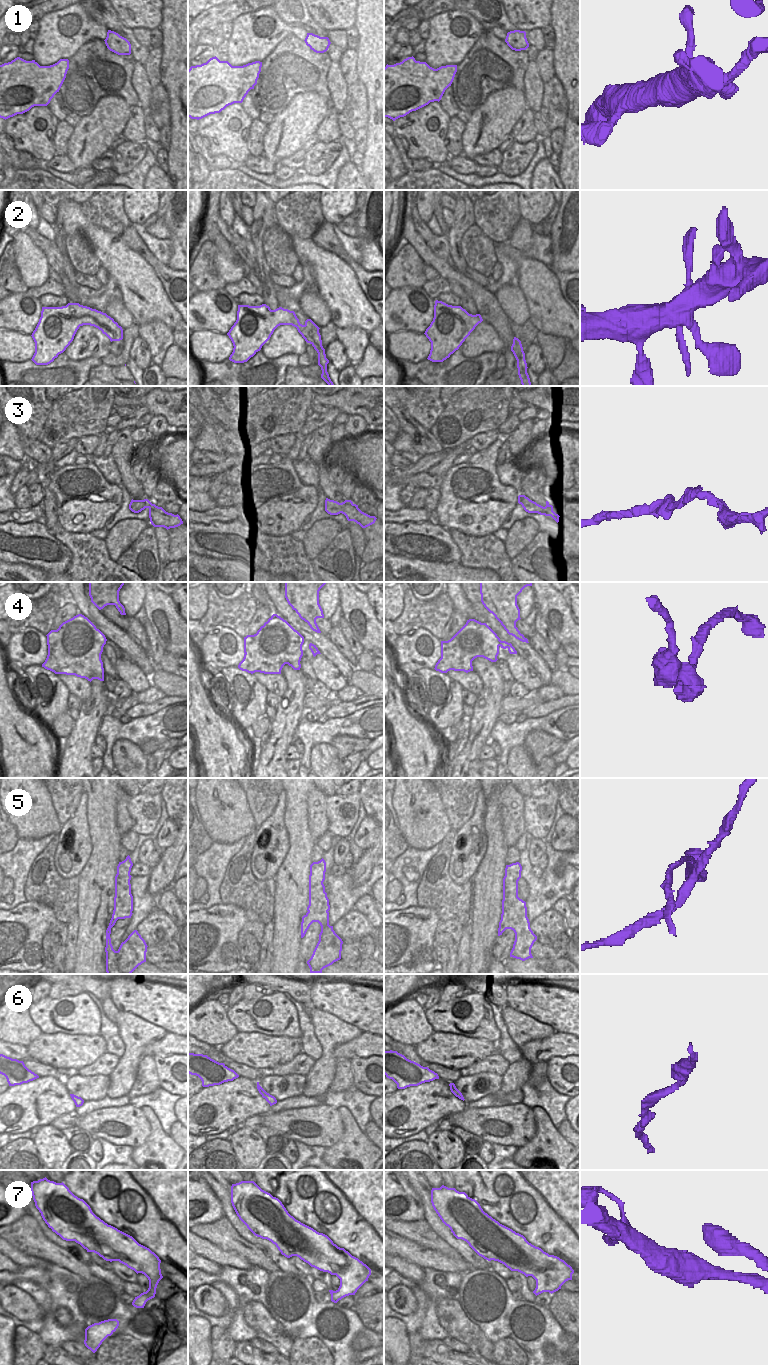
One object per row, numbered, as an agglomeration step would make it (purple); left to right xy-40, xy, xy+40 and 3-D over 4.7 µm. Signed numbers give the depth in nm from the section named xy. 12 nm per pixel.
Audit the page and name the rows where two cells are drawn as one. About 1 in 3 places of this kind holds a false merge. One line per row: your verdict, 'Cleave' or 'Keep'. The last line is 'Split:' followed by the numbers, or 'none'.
1: Keep
2: Cleave
3: Keep
4: Keep
5: Cleave
6: Keep
7: Keep
Split: 2, 5

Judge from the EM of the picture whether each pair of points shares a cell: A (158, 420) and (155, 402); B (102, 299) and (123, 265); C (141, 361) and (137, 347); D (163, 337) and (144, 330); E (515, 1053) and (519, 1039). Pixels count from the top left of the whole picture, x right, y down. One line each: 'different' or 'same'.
A: different
B: different
C: same
D: same
E: different

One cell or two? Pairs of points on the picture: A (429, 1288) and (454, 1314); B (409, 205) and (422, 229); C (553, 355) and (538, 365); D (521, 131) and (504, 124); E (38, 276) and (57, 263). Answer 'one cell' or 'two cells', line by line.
A: two cells
B: one cell
C: two cells
D: two cells
E: one cell

